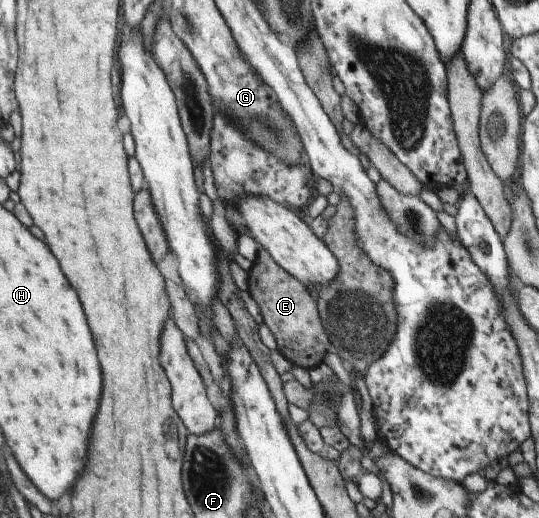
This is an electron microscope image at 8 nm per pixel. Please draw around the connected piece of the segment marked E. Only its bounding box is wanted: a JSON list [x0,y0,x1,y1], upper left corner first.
[248,248,332,370]

